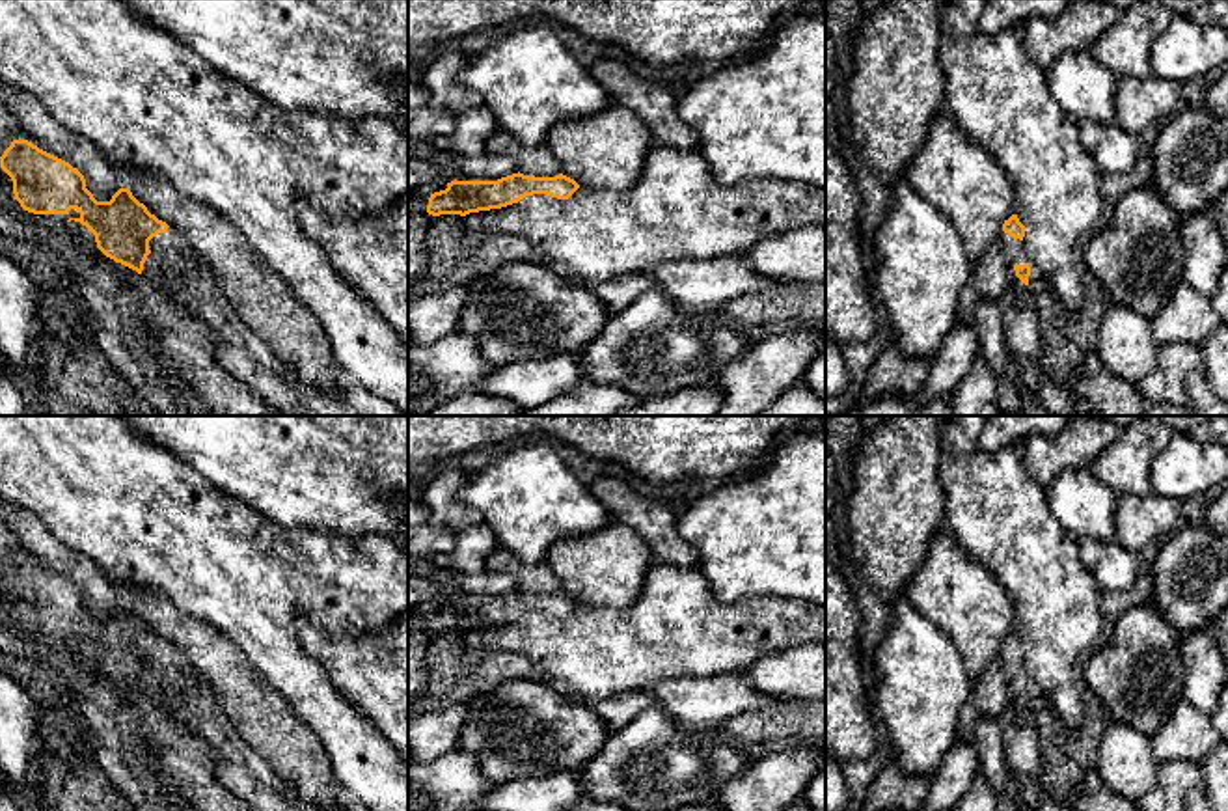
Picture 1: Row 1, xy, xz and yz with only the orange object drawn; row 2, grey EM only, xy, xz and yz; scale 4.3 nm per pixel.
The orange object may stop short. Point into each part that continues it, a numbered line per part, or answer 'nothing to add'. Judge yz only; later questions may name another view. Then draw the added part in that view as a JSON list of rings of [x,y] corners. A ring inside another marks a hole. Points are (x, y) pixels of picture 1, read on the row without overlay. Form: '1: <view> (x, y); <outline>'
1: yz (1012, 666); [[[1001,647],[1001,654],[999,654],[999,662],[1003,666],[1003,671],[1006,673],[1008,680],[1010,680],[1010,705],[1014,707],[1016,712],[1016,720],[1019,723],[1025,723],[1030,720],[1030,712],[1029,712],[1029,703],[1025,703],[1014,688],[1014,682],[1025,682],[1027,680],[1027,673],[1025,673],[1025,666],[1023,666],[1023,658],[1010,654],[1008,651],[1004,651]]]

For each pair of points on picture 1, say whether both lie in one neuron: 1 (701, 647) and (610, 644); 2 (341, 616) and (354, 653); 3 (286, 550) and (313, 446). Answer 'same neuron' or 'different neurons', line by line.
1: same neuron
2: different neurons
3: different neurons

